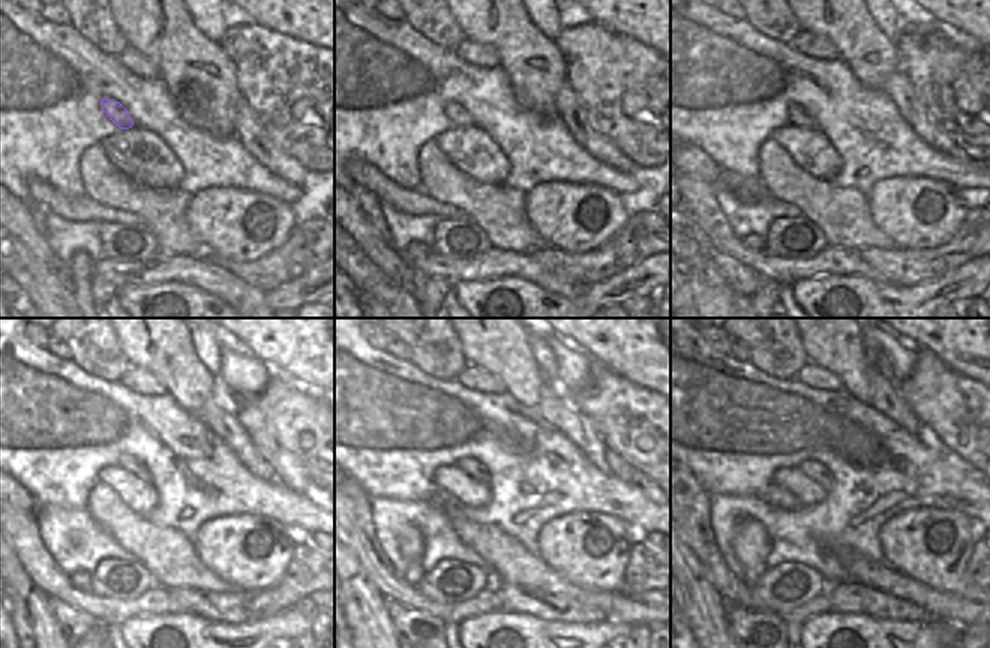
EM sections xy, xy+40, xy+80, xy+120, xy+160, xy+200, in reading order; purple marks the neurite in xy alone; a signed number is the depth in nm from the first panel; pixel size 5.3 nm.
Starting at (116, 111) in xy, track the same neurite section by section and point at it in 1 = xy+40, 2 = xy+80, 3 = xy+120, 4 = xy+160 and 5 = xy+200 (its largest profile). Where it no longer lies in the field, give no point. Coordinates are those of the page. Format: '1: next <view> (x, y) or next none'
1: next xy+40 (456, 113)
2: next xy+80 (795, 116)
3: next xy+120 (131, 464)
4: next xy+160 (473, 468)
5: next xy+200 (818, 473)

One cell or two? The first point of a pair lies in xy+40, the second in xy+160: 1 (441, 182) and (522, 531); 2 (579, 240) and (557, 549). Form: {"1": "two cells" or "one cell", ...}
{"1": "two cells", "2": "one cell"}

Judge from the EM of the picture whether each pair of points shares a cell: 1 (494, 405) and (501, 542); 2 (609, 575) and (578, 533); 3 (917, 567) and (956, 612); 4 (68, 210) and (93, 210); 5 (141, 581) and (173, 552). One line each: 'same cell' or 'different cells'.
1: different cells
2: same cell
3: different cells
4: same cell
5: different cells

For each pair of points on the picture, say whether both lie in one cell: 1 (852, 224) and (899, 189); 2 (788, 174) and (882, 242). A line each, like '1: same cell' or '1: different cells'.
1: different cells
2: same cell

